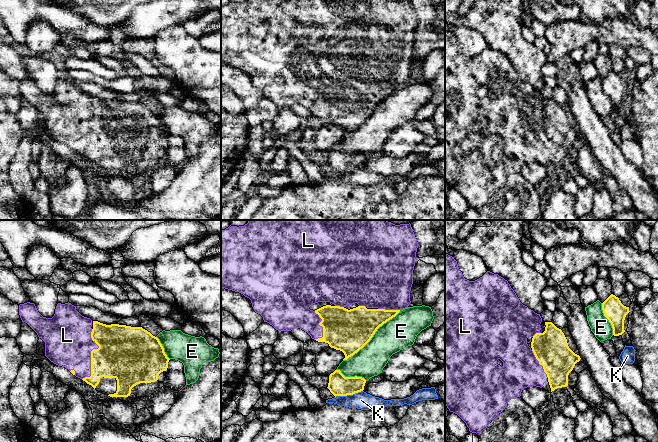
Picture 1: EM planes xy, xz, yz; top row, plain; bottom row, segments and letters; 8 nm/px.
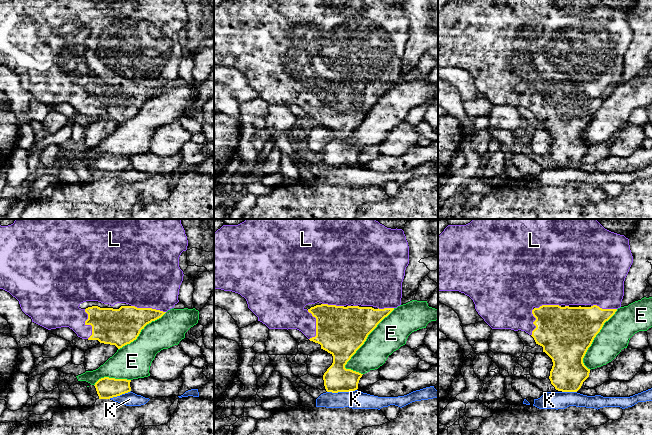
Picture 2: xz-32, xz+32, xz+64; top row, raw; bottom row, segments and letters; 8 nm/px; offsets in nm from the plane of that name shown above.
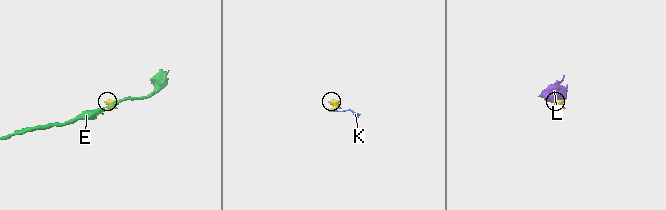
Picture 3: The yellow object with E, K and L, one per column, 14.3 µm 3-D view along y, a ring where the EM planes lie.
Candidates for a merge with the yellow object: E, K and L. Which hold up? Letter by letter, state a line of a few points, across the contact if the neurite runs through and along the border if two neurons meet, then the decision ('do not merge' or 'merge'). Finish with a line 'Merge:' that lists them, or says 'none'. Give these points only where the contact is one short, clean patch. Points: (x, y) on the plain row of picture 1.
E: do not merge
K: xz (362, 166), (335, 173) | do not merge
L: merge
Merge: L

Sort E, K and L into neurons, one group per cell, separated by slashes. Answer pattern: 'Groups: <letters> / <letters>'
Groups: E / K / L

